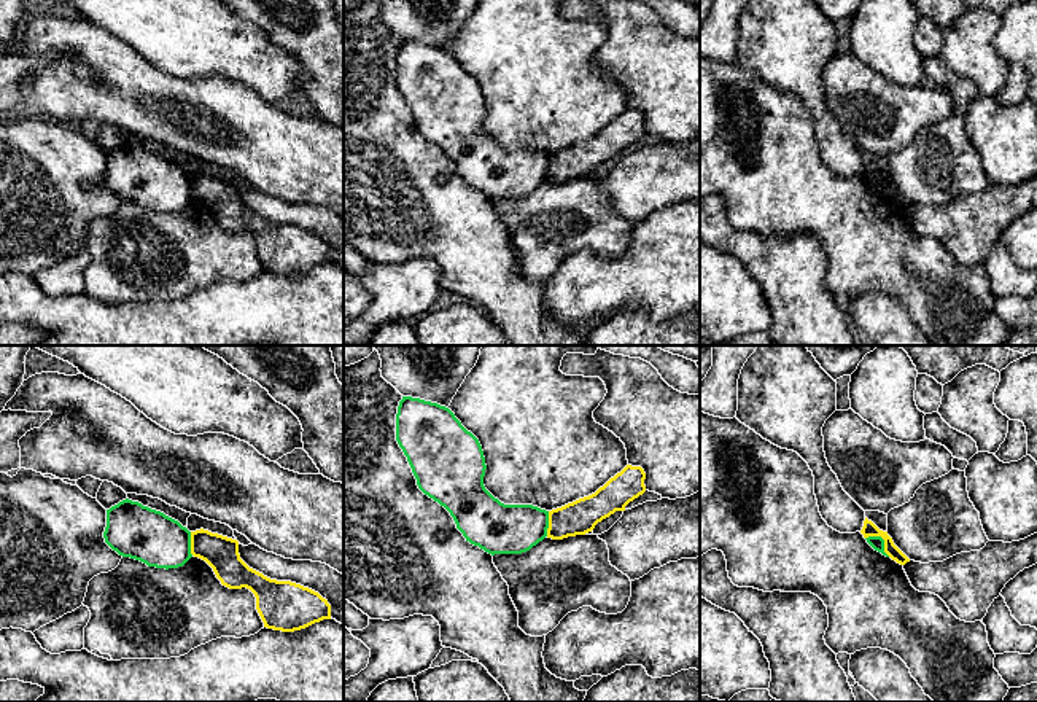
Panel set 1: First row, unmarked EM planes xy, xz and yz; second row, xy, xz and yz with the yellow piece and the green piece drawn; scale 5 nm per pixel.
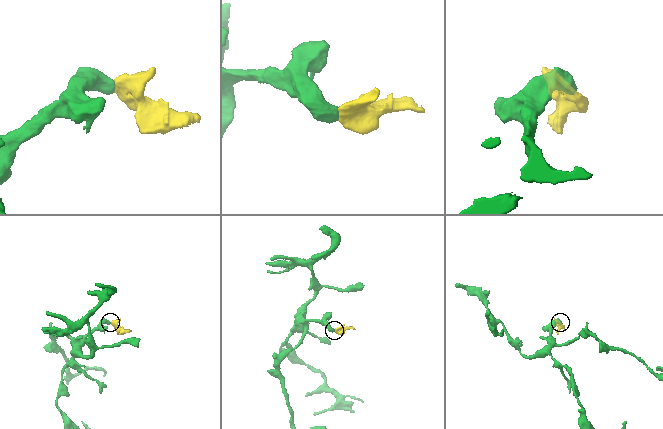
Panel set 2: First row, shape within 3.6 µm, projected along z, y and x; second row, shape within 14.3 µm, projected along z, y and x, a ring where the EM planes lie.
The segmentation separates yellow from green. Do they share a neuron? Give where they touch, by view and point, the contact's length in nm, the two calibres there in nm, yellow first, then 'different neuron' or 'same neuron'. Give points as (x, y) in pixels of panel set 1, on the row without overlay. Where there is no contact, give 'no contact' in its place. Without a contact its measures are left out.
contact yz (883, 182); length 160 nm; calibres 70 and 70 nm; different neuron

